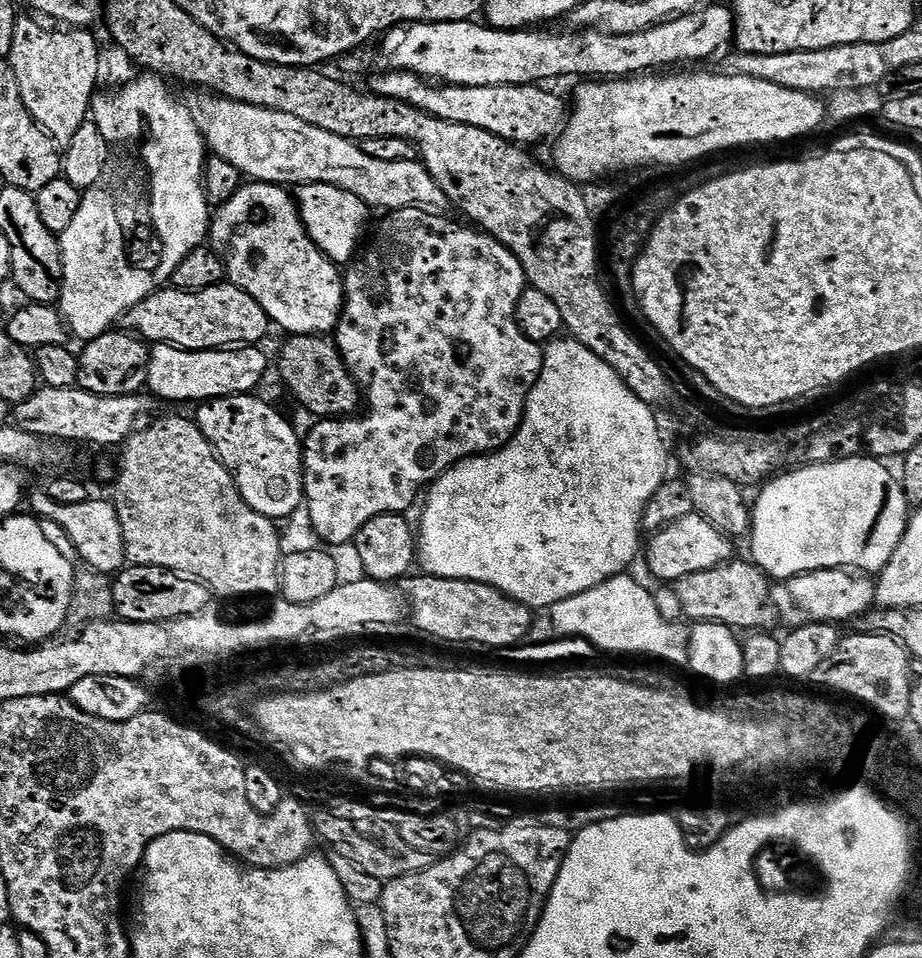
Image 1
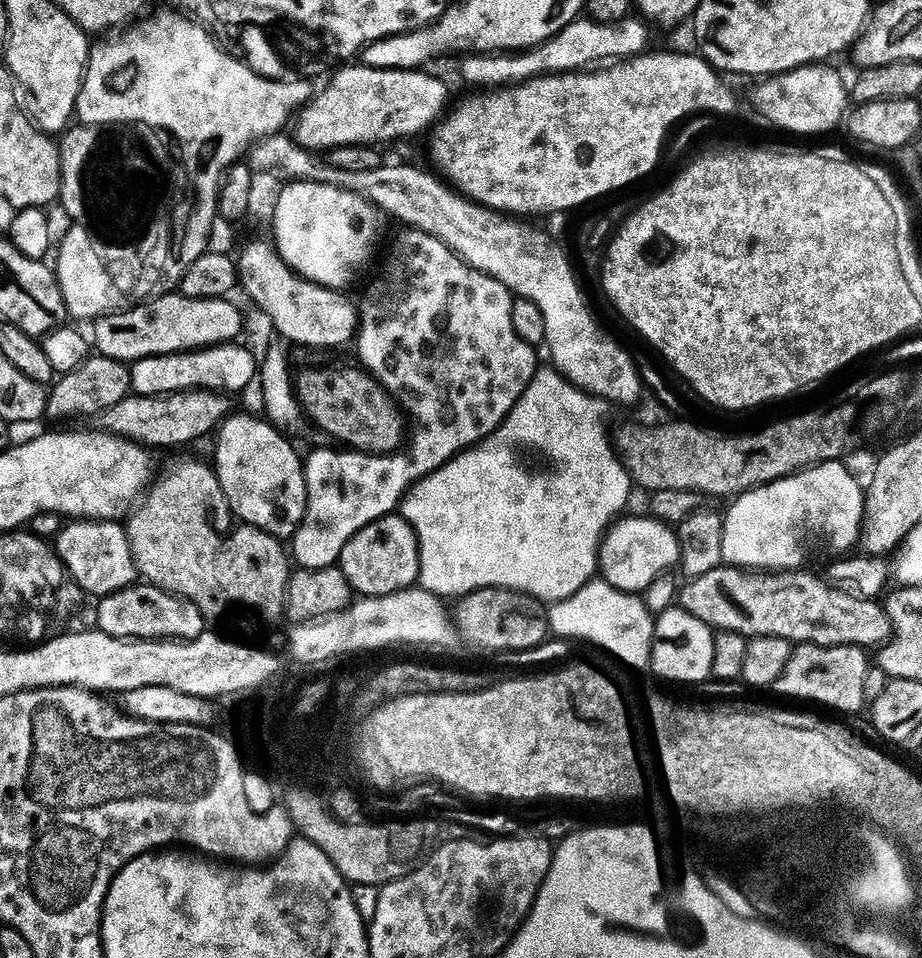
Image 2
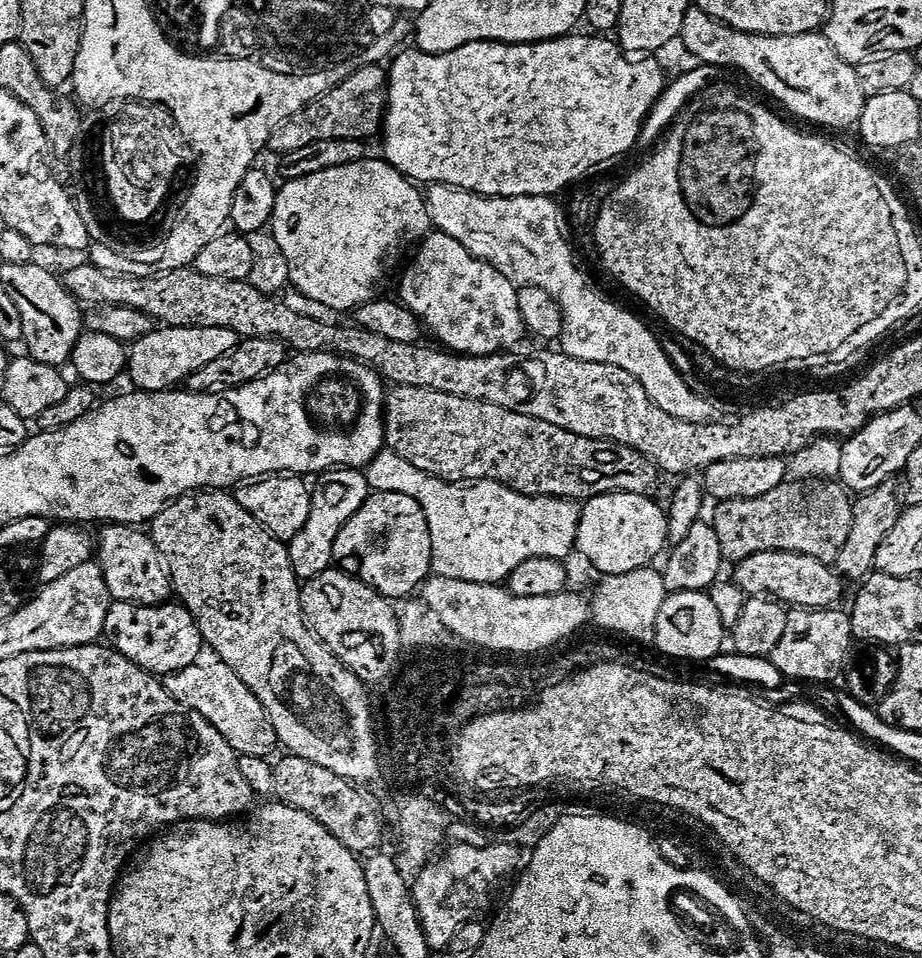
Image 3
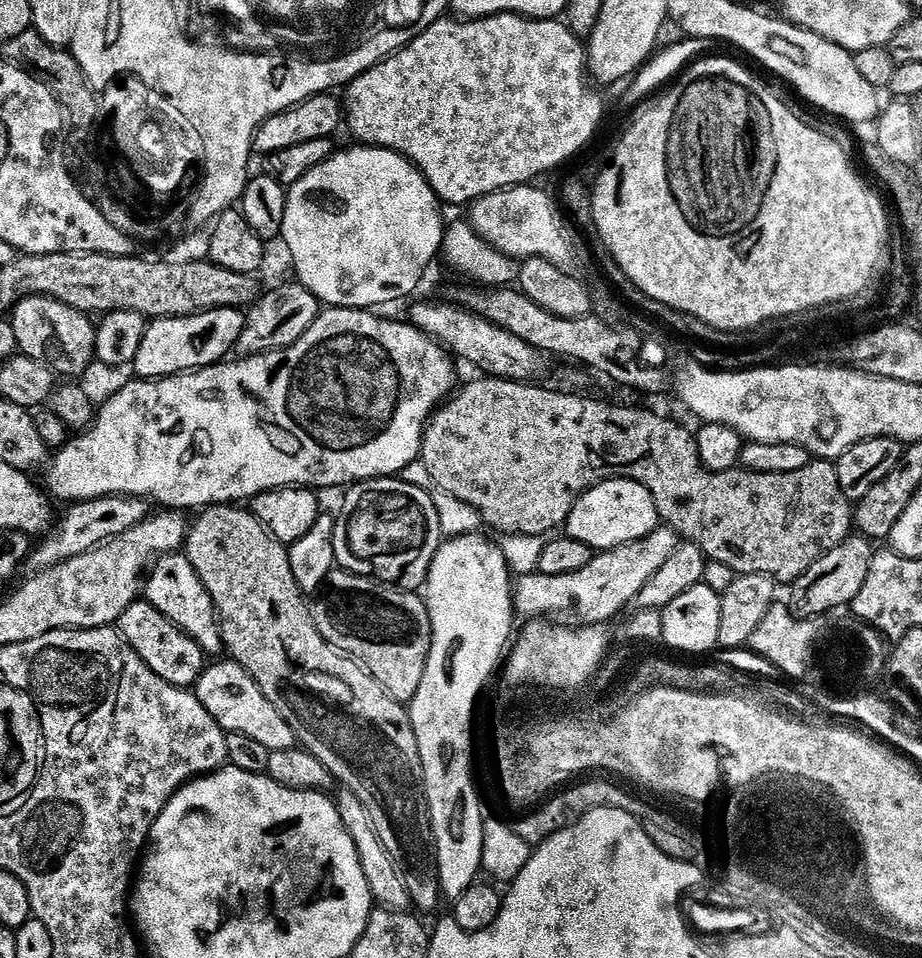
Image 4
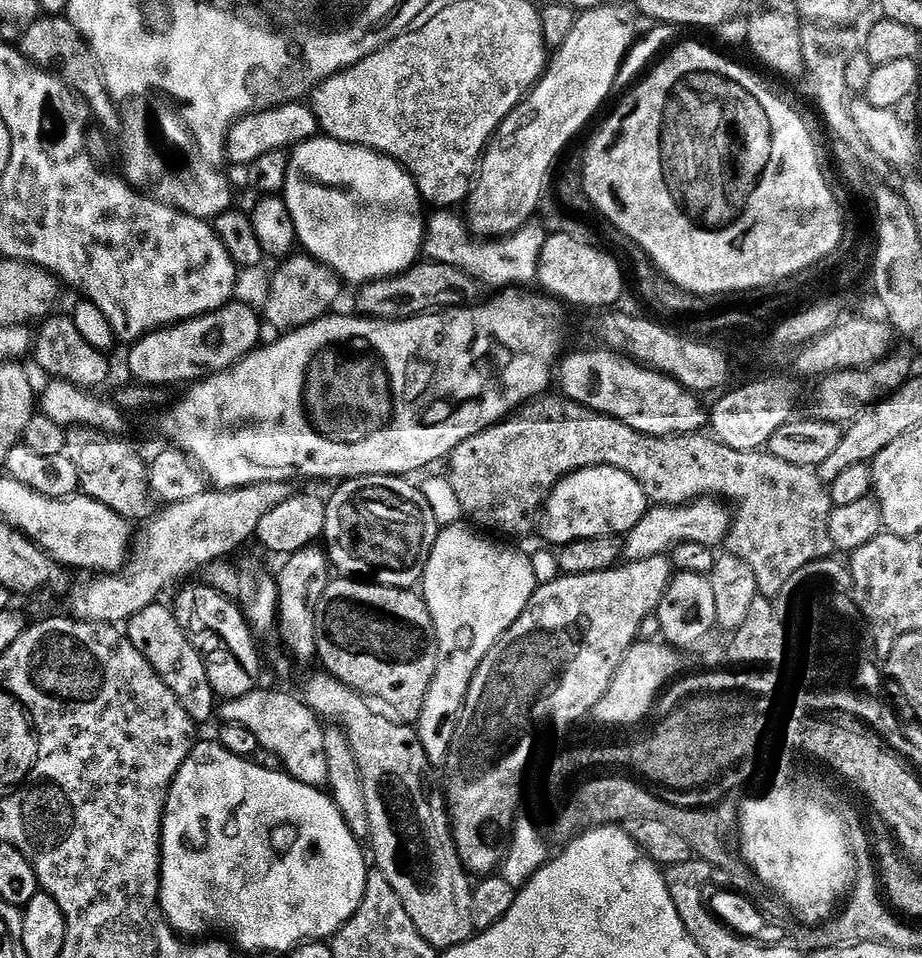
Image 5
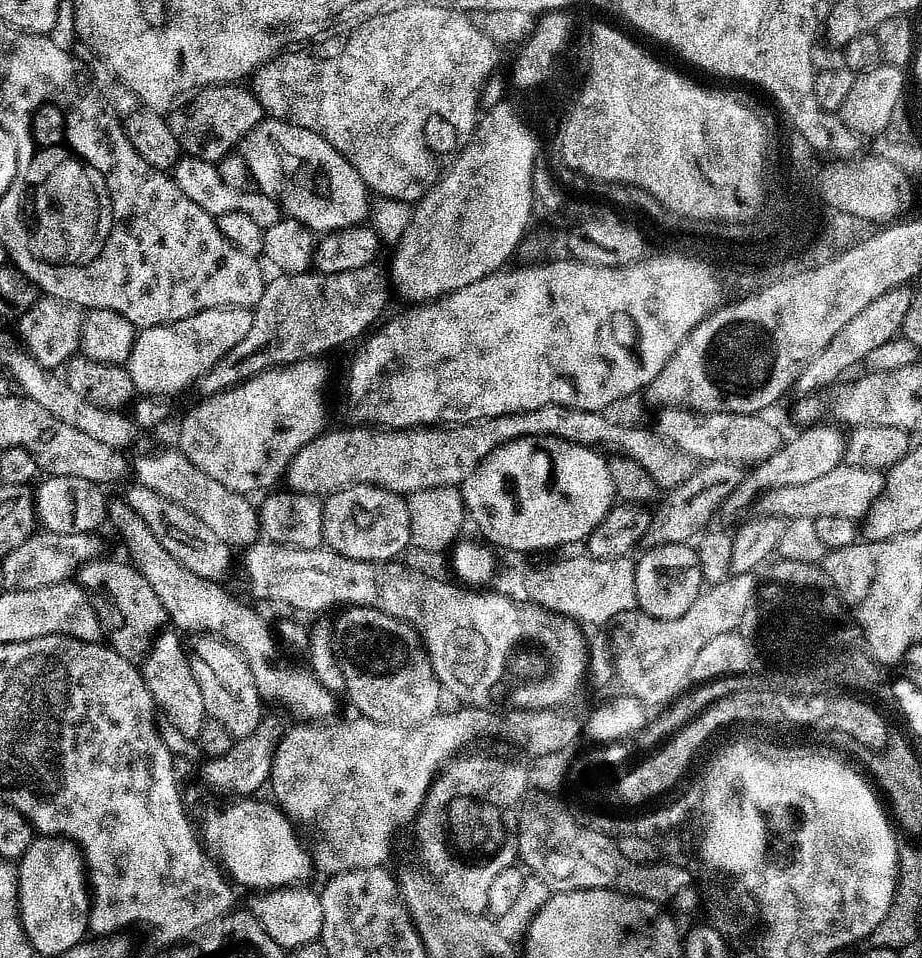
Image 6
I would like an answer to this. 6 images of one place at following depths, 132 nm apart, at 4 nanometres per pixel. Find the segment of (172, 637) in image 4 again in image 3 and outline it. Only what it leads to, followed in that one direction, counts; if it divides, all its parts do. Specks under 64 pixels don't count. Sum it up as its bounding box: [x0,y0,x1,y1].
[103,600,206,677]

